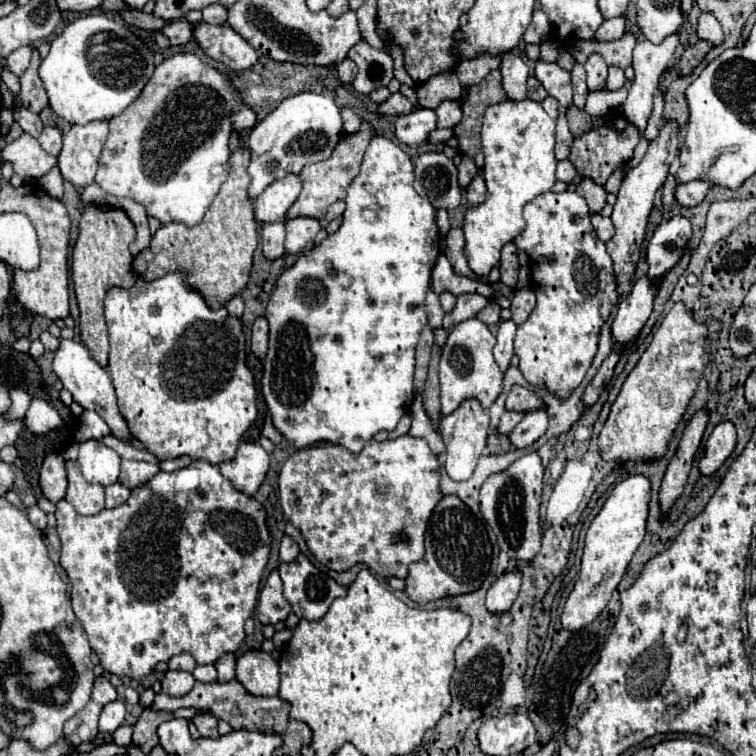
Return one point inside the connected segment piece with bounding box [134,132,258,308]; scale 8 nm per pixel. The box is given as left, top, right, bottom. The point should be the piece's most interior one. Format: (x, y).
(217, 254)

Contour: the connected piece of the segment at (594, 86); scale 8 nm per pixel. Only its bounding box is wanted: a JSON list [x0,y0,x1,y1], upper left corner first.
[586,54,608,90]

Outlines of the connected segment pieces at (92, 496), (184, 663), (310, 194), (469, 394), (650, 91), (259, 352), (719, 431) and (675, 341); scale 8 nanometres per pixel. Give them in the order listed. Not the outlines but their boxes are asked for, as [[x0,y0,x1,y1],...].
[[66,462,104,516],[168,654,196,672],[288,122,375,218],[440,318,504,416],[624,34,678,132],[250,316,268,358],[698,422,736,476],[598,302,708,460]]

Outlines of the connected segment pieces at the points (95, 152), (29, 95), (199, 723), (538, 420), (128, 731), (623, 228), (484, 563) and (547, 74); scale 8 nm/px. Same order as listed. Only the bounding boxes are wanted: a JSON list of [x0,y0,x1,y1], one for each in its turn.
[[58,120,108,188],[20,50,48,114],[192,714,220,738],[510,410,548,450],[114,725,134,746],[606,120,680,284],[406,496,492,604],[534,60,572,108]]

